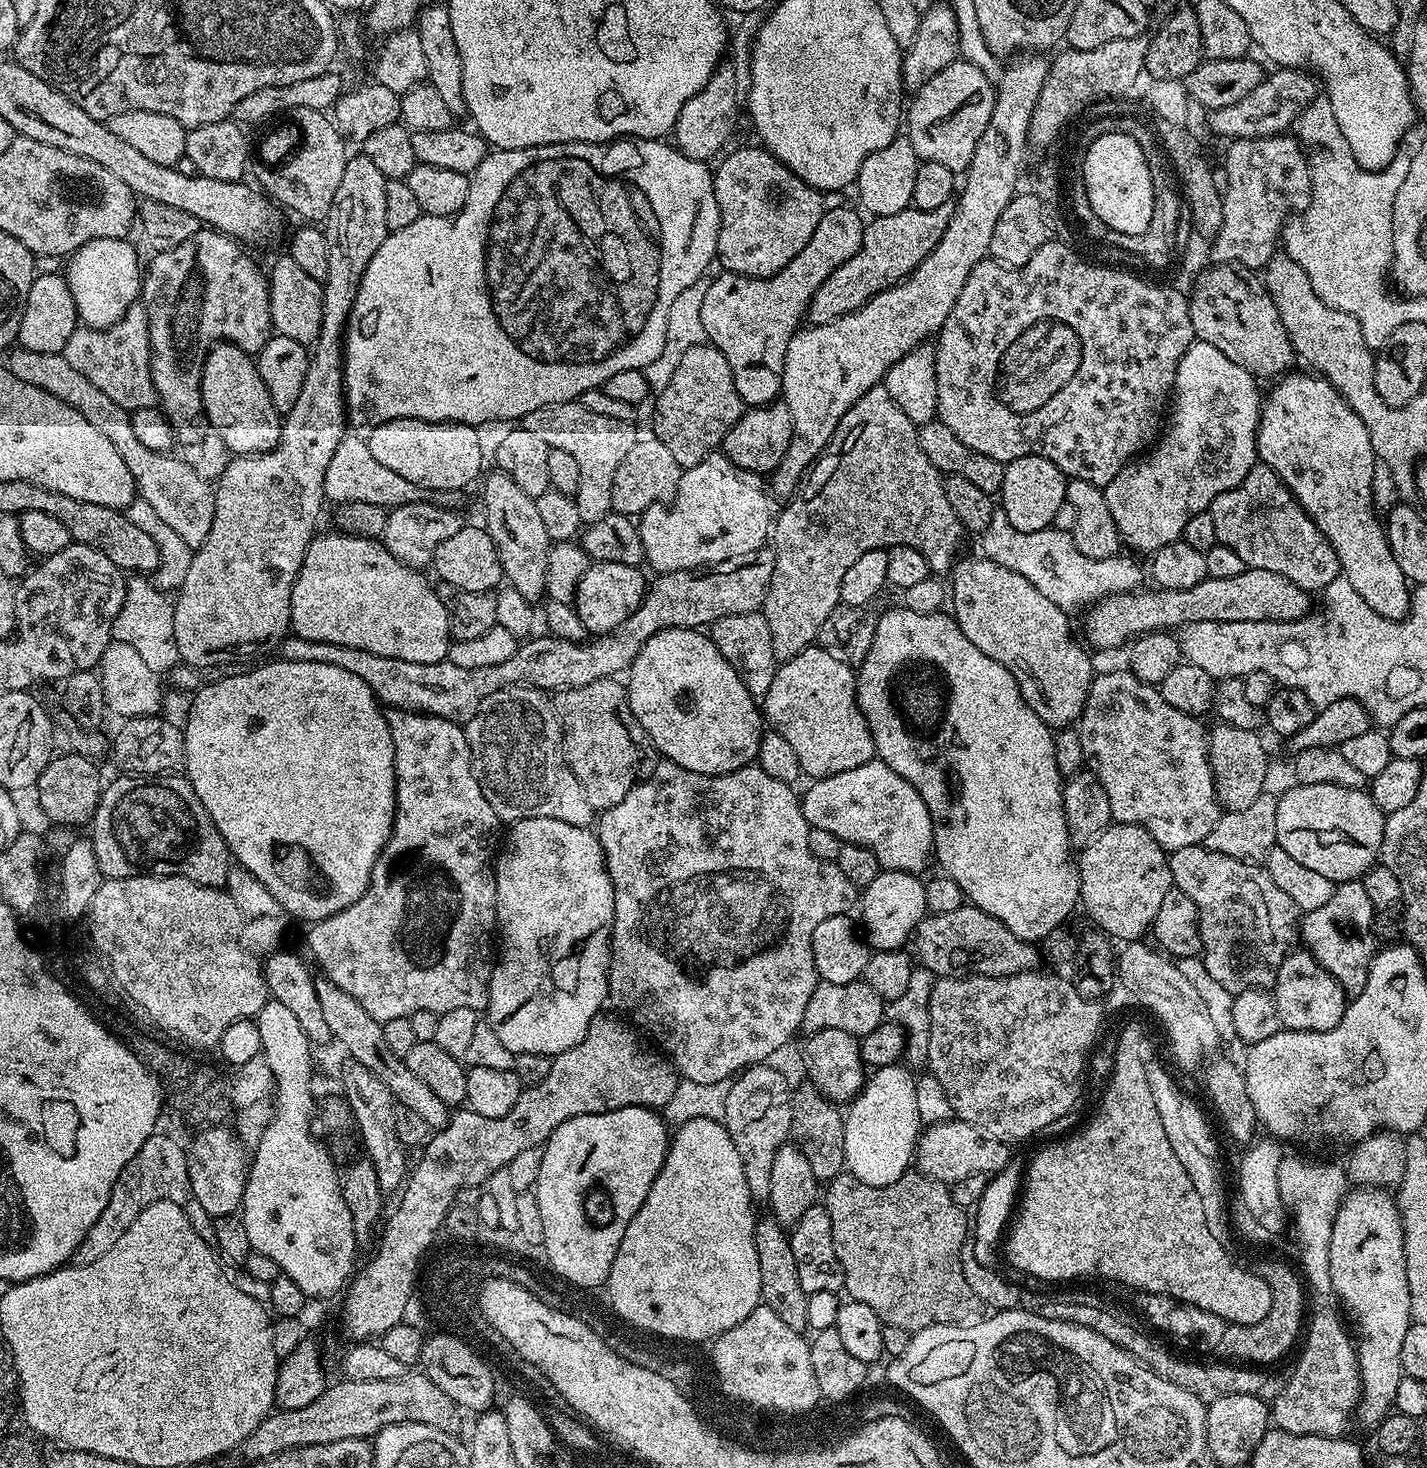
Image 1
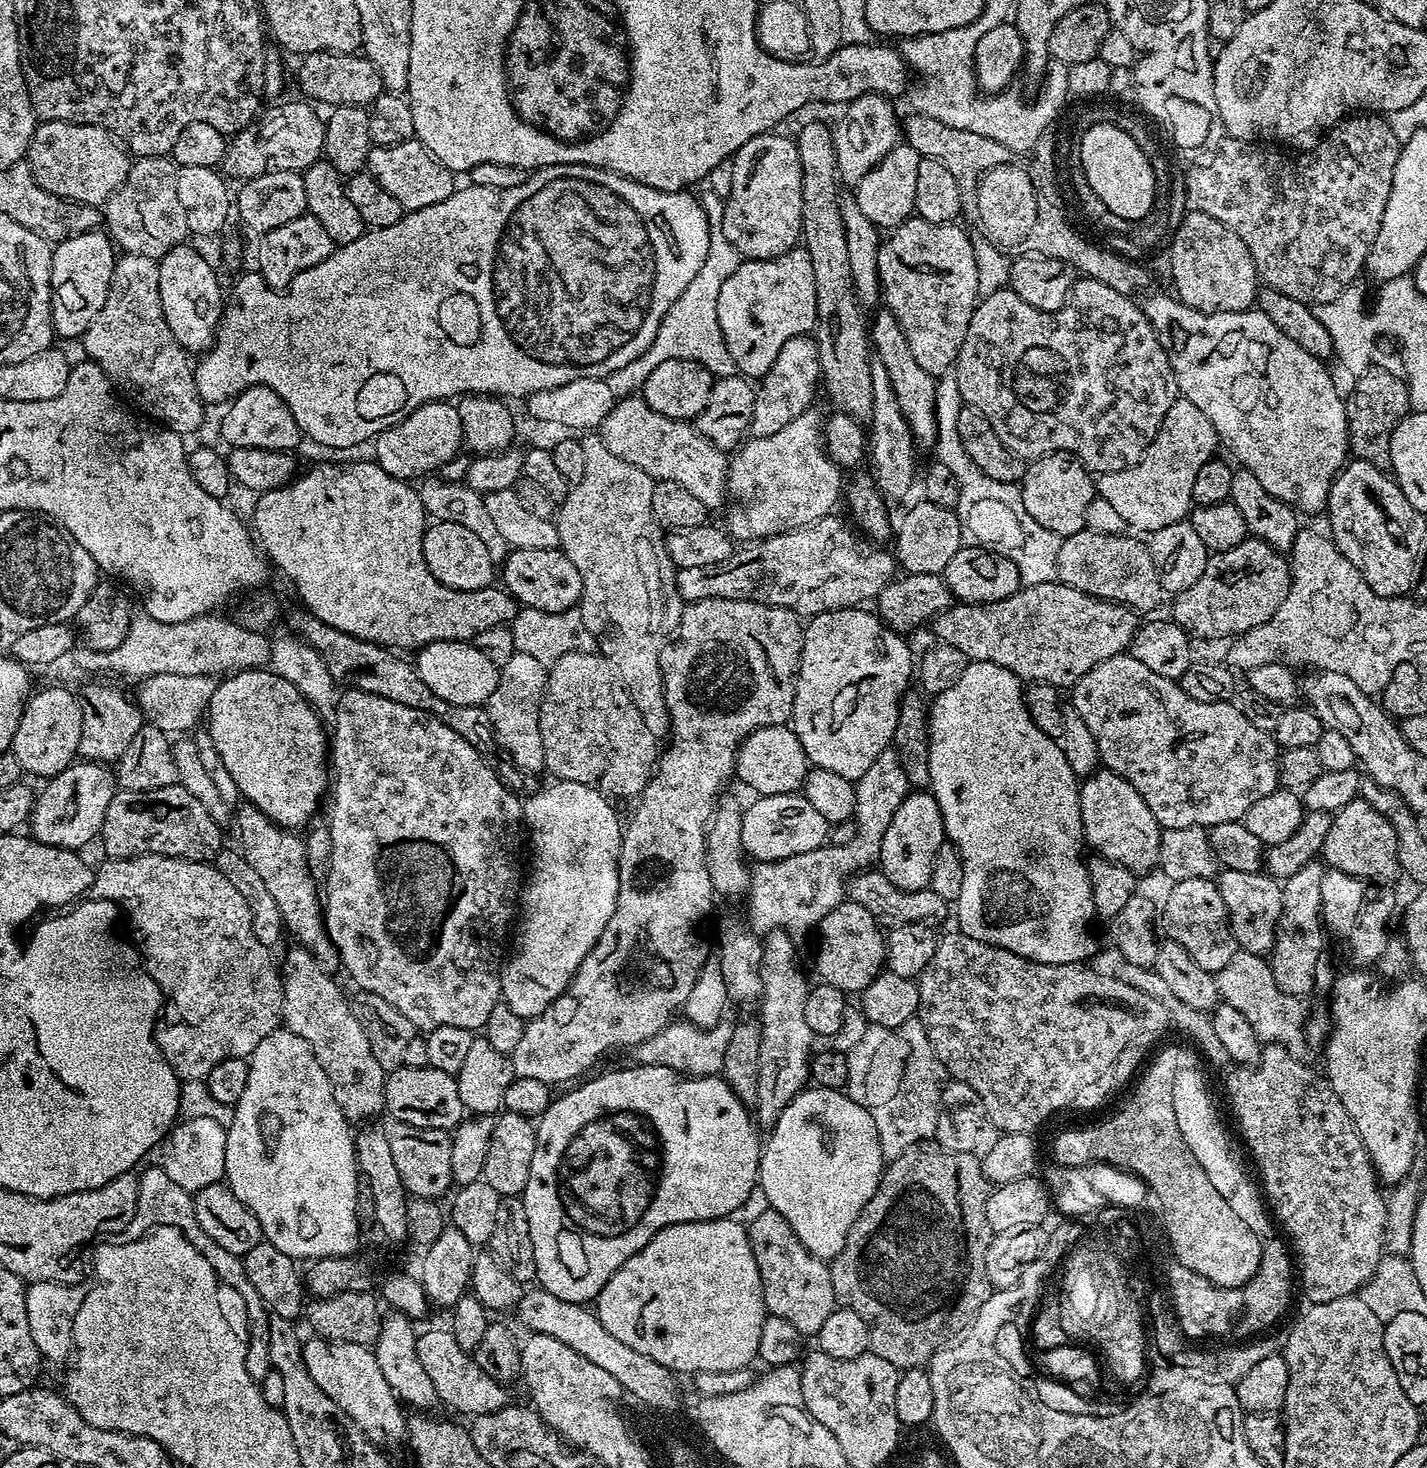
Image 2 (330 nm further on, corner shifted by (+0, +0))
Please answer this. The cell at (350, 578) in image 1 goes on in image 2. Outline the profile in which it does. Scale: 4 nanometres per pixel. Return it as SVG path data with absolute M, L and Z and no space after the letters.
M371 459L368 460L356 460L353 464L320 464L317 468L310 469L305 476L297 475L295 479L283 484L280 488L261 492L255 497L256 505L252 508L252 520L250 519L251 531L254 533L263 555L275 567L277 564L288 575L289 582L296 587L296 592L300 595L301 602L304 603L301 605L307 611L313 612L322 622L326 622L326 626L334 626L334 630L342 630L359 640L369 640L393 650L404 650L400 648L419 650L425 648L427 644L450 642L451 640L470 642L475 636L482 634L482 630L490 630L490 626L511 625L517 614L518 605L516 599L503 587L489 586L482 590L454 590L450 586L438 582L438 578L434 578L434 574L430 574L430 566L426 566L426 558L422 554L426 513L419 491L409 481L399 480L386 474L386 470L382 470L380 464Z

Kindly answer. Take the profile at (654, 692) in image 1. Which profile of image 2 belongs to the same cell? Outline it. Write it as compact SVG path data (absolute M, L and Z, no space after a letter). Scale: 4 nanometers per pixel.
M771 724L765 728L754 730L740 743L734 753L736 757L735 779L741 780L748 788L753 788L753 793L762 796L773 796L774 794L786 794L787 792L799 793L804 786L804 779L810 767L808 756L802 750L802 742L792 733L791 727L783 724Z

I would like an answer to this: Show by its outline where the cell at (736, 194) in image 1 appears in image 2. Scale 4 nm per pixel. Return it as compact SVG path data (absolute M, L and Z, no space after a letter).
M765 134L750 138L732 157L734 182L730 182L730 194L724 200L724 210L719 213L718 226L726 234L726 242L738 250L744 260L769 260L797 247L802 226L802 168L798 162L795 139L777 134Z

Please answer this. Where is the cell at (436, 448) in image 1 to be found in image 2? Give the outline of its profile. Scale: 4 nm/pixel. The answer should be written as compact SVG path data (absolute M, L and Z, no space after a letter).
M433 402L414 410L414 414L410 414L402 422L390 426L375 437L374 460L382 466L382 470L386 470L386 474L399 480L416 482L429 474L439 473L443 464L453 460L461 451L463 443L462 422L456 404Z

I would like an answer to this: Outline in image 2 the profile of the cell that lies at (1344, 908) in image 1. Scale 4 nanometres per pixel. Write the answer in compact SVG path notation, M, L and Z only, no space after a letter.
M1359 798L1336 812L1330 822L1330 834L1326 834L1322 860L1329 868L1337 868L1351 876L1363 876L1373 882L1392 882L1400 872L1396 847L1398 838L1394 826L1370 806L1370 802Z

